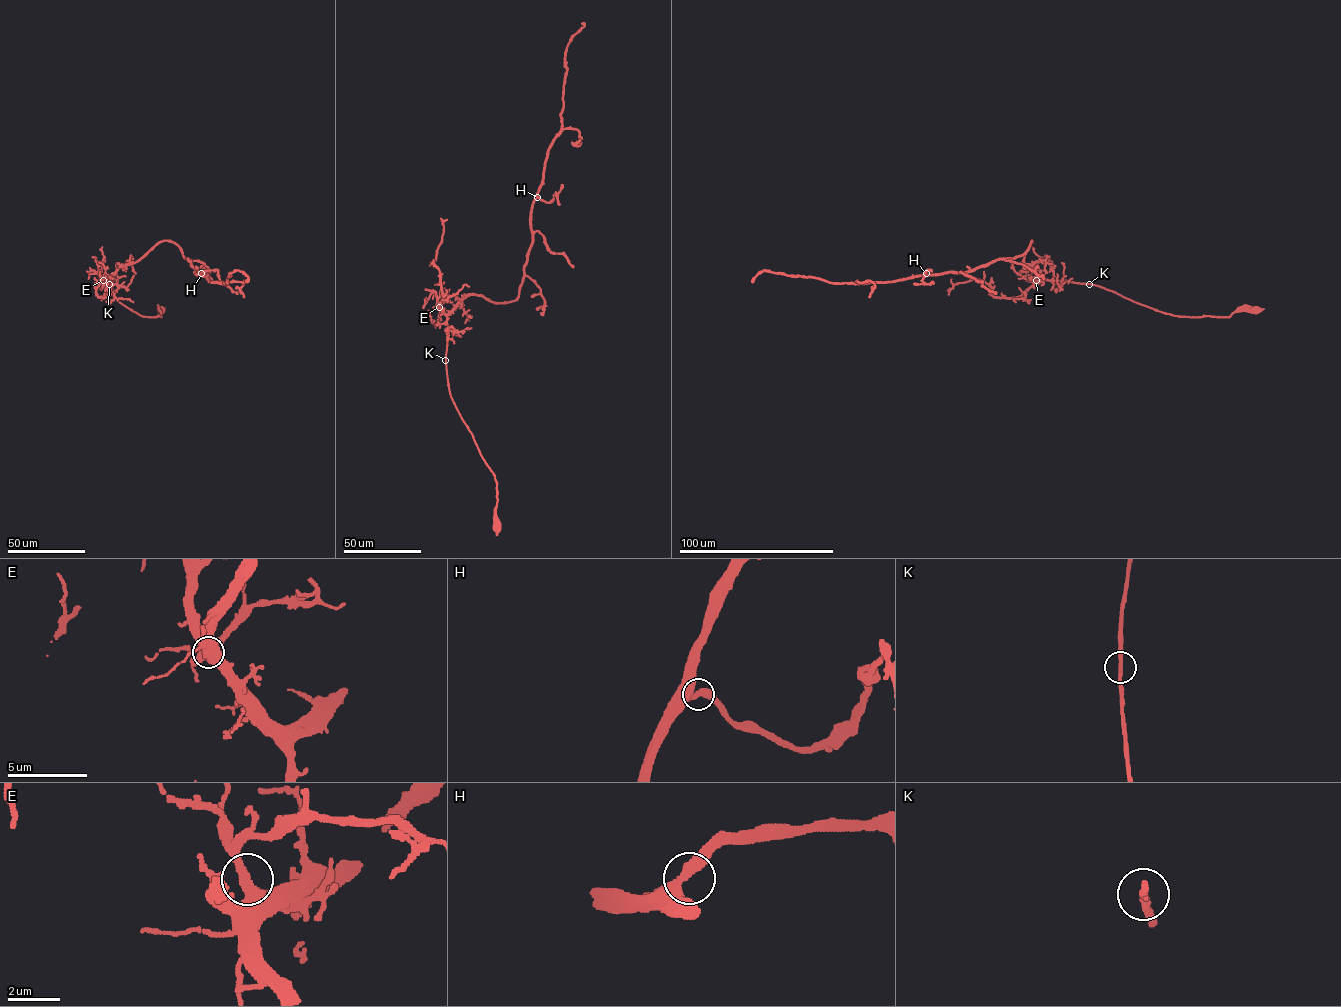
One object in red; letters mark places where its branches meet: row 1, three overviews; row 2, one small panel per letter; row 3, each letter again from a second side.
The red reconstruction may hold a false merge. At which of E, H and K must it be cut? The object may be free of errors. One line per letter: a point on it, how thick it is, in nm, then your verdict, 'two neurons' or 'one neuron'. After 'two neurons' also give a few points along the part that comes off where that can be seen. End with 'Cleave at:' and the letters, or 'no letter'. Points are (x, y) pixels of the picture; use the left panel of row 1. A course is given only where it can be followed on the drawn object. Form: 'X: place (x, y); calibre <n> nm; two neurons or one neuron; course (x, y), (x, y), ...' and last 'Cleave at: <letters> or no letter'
E: place (103, 280); calibre 440 nm; one neuron
H: place (201, 273); calibre 420 nm; one neuron
K: place (109, 284); calibre 240 nm; one neuron
Cleave at: no letter

